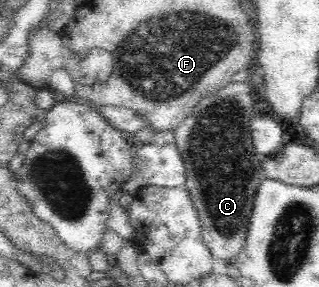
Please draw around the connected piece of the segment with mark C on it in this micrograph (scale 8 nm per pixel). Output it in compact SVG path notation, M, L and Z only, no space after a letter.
M227 83L207 99L201 100L191 115L175 129L176 146L184 157L186 189L189 191L202 227L202 236L210 249L212 259L231 261L243 247L249 215L253 209L259 183L266 178L262 173L262 158L254 150L250 136L250 121L255 111L255 99L251 97L251 83Z

